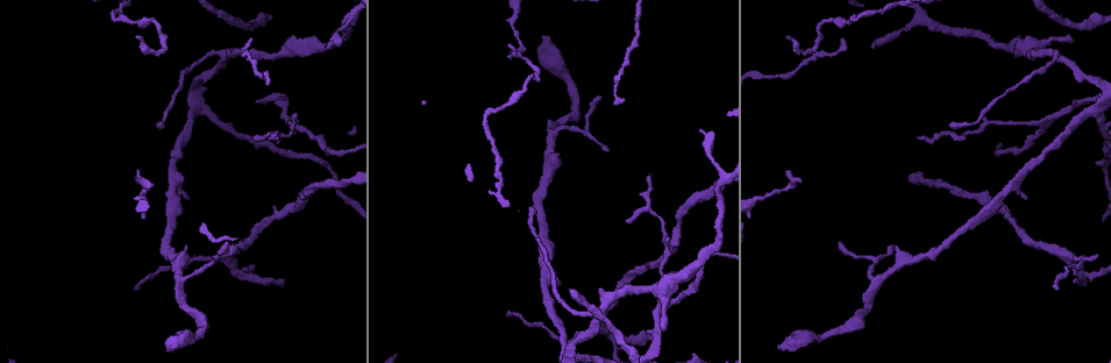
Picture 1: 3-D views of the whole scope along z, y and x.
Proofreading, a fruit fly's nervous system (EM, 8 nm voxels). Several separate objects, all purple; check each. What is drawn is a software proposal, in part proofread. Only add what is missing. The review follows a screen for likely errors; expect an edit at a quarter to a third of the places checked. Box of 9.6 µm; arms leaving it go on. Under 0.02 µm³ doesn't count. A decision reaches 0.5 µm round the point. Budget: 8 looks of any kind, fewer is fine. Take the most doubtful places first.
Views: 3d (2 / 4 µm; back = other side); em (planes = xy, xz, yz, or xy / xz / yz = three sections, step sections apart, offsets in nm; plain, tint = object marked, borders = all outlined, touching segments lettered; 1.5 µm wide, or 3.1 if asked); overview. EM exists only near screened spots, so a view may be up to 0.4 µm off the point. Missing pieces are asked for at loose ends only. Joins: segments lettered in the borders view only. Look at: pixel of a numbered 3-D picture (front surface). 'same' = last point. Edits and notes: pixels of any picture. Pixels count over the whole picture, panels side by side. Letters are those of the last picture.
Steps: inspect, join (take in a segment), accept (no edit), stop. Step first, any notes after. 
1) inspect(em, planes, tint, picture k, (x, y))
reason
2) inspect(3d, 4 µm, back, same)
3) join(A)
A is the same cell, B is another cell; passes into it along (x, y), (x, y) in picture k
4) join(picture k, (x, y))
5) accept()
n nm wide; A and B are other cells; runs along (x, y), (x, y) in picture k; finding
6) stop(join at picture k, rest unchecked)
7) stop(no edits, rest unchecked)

inspect(em, xy, step 4, borders, picture 1, (542, 36))
long arm stops here

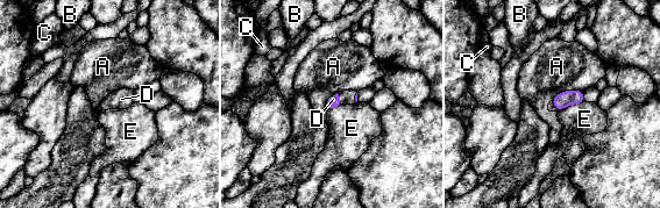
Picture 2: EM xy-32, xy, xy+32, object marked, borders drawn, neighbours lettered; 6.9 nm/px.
inspect(em, planes, borders, same)
cut it another way

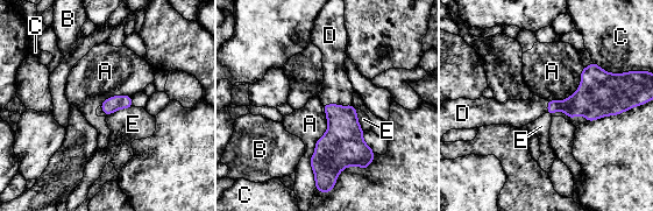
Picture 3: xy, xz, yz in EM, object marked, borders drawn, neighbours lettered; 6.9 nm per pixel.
join(D)
D is the same cell, A, B, C and E are other cells; passes into it along (343, 140), (338, 105), (336, 89) in picture 3; it goes on there

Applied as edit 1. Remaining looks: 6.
inspect(overview)

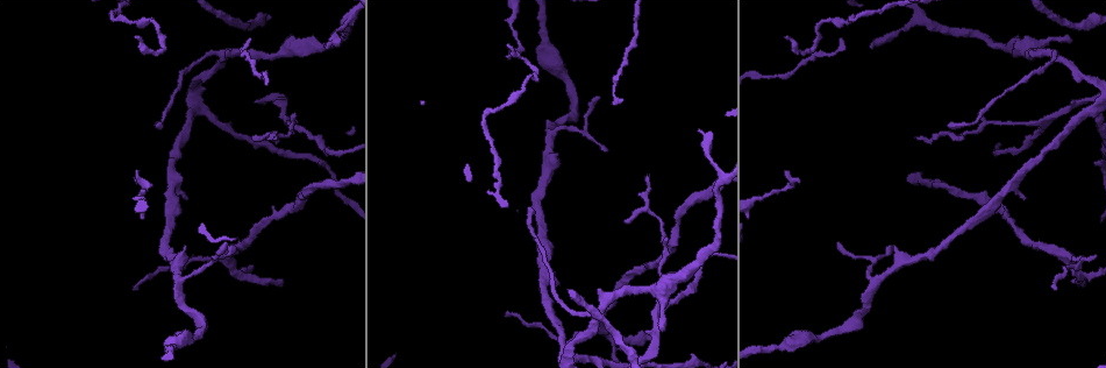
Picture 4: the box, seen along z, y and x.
inspect(3d, 2 µm, picture 4, (280, 284))
an open end

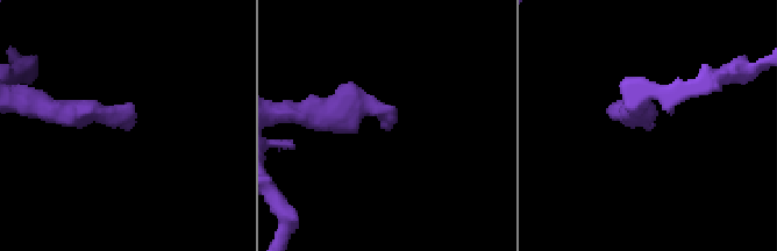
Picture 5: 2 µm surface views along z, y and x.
inspect(em, xy, step 4, borders, picture 5, (654, 126))

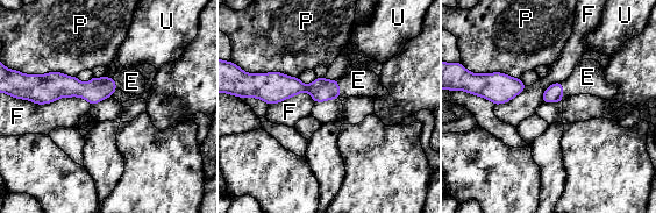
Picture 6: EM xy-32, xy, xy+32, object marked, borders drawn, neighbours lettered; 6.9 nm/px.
inspect(em, xz, step 4, borders, same)
cut it another way

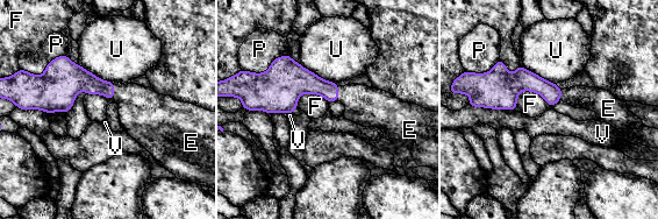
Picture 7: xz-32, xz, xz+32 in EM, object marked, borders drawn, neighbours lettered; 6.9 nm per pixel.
join(E)
E is the same cell, F, P, U and V are other cells; the neuron continues

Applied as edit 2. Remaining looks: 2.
stop(join at picture 3, join at picture 7, rest unchecked)

